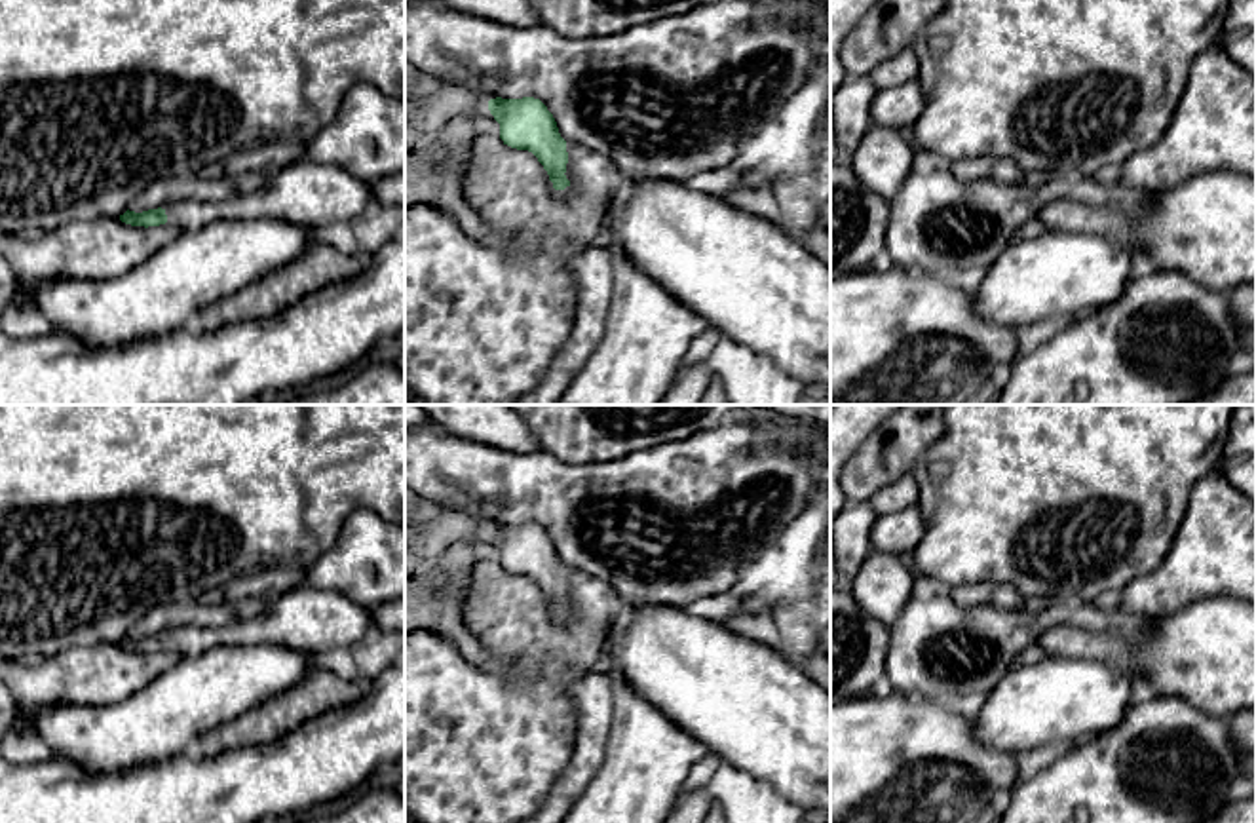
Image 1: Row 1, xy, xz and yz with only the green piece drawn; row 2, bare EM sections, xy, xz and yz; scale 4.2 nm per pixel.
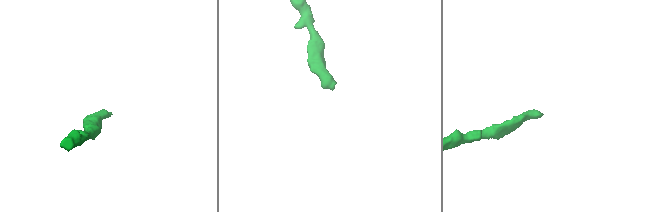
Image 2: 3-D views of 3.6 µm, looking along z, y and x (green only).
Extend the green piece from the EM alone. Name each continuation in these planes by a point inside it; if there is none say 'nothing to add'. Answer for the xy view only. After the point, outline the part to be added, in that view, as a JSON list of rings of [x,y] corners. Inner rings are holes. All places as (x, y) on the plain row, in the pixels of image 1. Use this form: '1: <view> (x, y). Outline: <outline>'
1: xy (310, 620). Outline: [[[300,585],[268,601],[264,612],[224,627],[177,627],[167,648],[194,658],[215,646],[276,644],[304,654],[355,646],[374,627],[372,610],[346,595]]]

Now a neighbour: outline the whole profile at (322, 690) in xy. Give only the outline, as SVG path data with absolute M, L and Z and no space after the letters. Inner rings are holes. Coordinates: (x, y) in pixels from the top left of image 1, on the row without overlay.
M314 667L308 675L268 701L262 701L198 737L201 756L249 745L272 743L310 718L344 707L363 698L363 680L346 680L329 669Z

